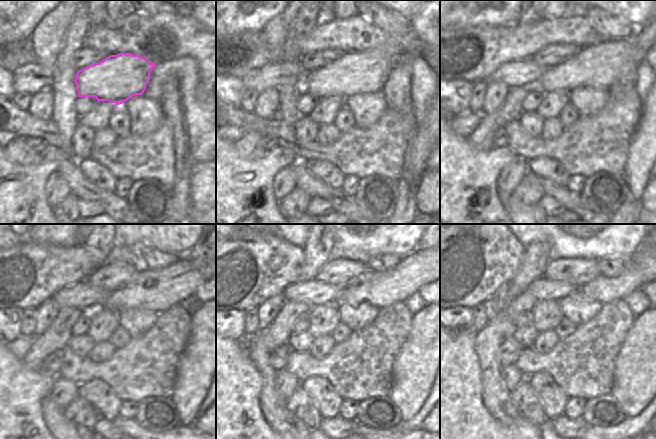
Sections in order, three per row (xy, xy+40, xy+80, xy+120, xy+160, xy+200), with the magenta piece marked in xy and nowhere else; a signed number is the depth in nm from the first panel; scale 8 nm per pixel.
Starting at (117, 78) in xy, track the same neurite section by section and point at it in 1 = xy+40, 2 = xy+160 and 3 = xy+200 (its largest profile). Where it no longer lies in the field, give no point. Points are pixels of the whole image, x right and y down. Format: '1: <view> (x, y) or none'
1: xy+40 (368, 71)
2: xy+160 (418, 268)
3: xy+200 (643, 267)

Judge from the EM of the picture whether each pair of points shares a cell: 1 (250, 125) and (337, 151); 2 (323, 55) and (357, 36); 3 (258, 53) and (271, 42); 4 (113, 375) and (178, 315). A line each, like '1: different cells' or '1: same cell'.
1: same cell
2: different cells
3: different cells
4: same cell

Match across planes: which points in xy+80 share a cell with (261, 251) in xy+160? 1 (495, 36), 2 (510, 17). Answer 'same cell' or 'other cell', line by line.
1: same cell
2: other cell

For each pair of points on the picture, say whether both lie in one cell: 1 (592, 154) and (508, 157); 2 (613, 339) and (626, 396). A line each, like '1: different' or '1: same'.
1: different
2: different

